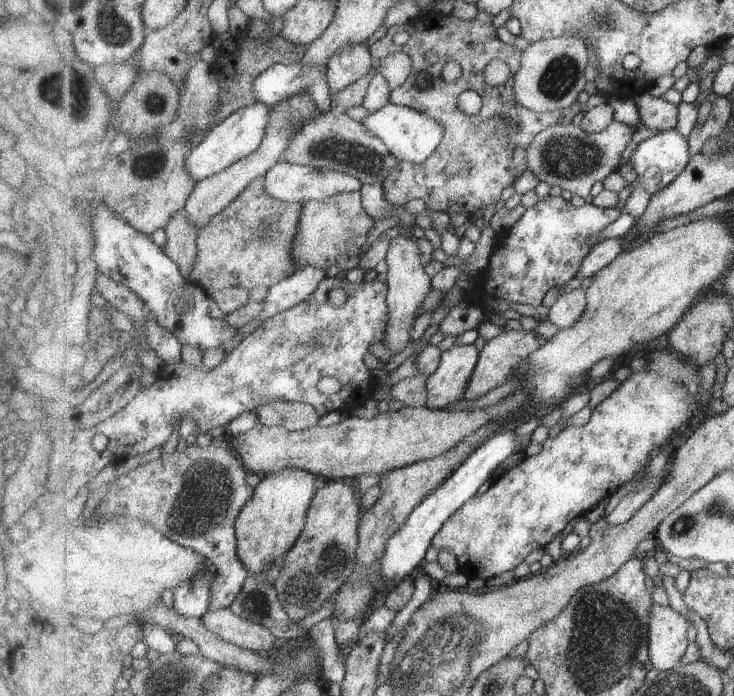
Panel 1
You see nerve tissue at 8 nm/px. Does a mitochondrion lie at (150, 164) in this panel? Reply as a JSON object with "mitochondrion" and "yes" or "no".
{"mitochondrion":"yes"}

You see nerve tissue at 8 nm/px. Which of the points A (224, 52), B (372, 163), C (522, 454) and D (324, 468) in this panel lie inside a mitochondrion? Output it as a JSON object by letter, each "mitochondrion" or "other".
{"A":"other","B":"mitochondrion","C":"other","D":"other"}

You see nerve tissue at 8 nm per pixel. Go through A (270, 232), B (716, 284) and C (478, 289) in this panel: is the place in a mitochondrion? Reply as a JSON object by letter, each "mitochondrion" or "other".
{"A":"mitochondrion","B":"other","C":"other"}

